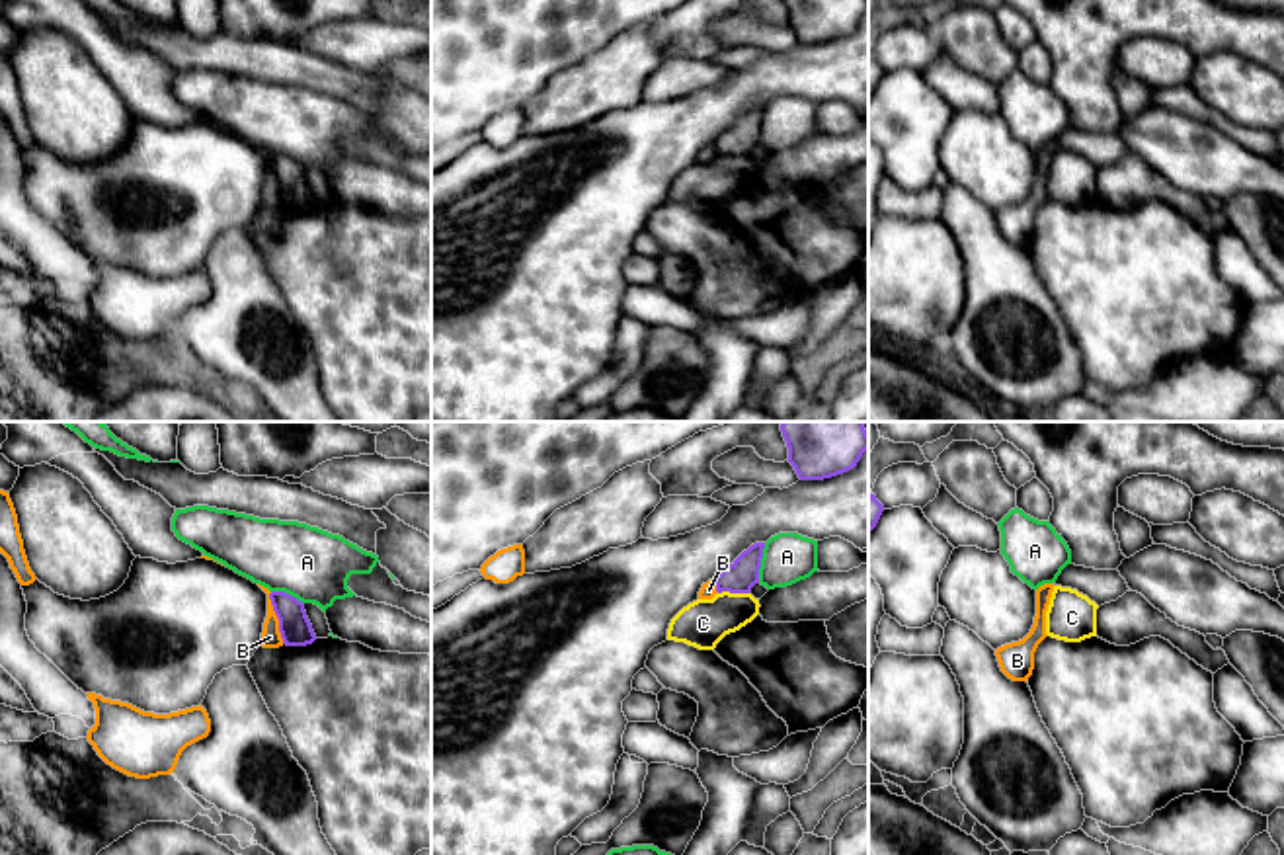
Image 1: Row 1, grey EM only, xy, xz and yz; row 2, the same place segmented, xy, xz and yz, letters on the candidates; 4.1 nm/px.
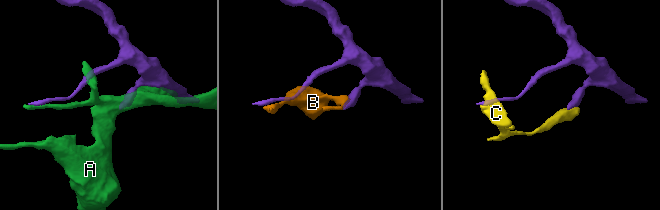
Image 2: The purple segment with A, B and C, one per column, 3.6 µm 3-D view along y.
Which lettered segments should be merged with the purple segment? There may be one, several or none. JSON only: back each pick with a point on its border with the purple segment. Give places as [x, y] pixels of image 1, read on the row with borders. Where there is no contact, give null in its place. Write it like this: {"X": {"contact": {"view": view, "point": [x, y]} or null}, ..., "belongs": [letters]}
{"B": {"contact": {"view": "xy", "point": [278, 617]}}, "belongs": ["B"]}

